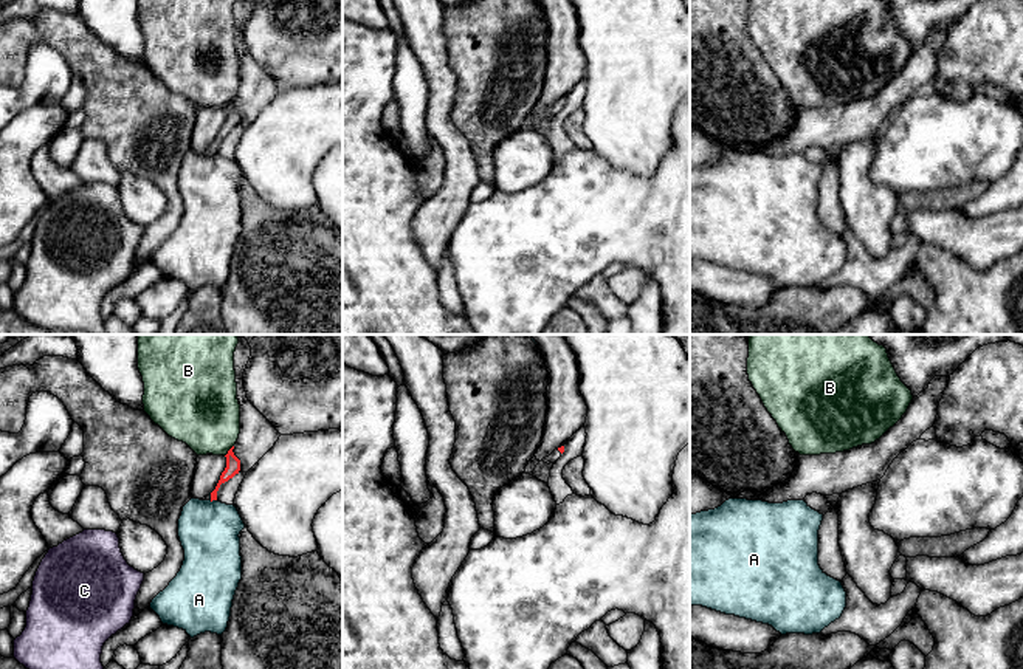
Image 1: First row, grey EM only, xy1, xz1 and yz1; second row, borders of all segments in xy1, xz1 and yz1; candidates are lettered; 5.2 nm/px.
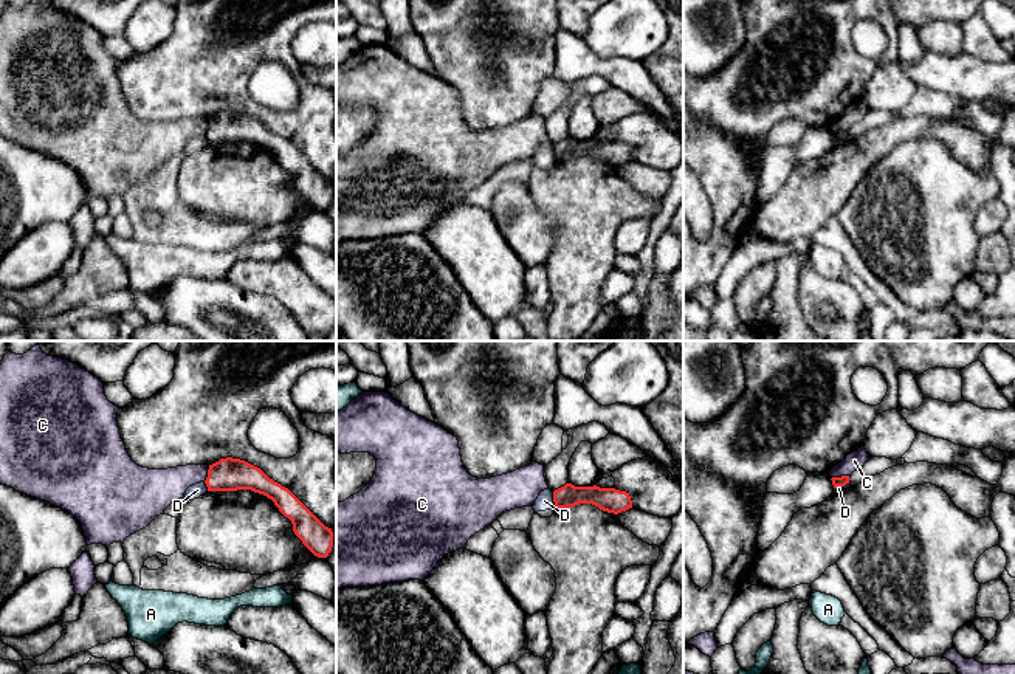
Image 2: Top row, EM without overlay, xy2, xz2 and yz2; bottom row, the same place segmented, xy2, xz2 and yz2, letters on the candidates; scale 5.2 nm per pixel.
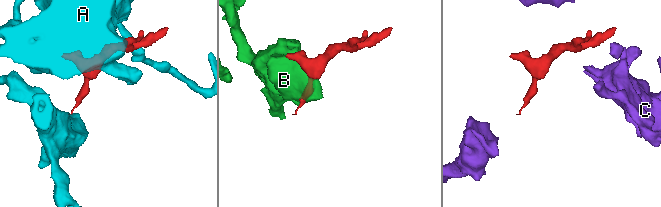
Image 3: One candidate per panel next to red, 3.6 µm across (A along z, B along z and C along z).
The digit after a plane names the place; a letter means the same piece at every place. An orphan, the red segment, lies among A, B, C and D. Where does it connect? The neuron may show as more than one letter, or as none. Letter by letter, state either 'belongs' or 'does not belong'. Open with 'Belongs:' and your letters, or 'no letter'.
Belongs: no letter
A: does not belong
B: does not belong
C: does not belong
D: does not belong

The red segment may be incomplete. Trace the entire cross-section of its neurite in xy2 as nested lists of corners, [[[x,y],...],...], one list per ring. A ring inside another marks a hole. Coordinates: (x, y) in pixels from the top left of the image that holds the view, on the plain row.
[[[220,112],[209,118],[205,133],[208,144],[251,143],[274,155],[293,177],[294,187],[318,211],[327,211],[333,184],[325,180],[288,141],[270,132],[260,121],[240,112]]]

